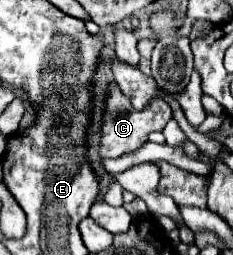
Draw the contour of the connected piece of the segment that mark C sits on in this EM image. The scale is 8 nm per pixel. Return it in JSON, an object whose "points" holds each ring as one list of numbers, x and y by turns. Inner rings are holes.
{"points":[[115,82,109,84,107,88,107,100,105,100,105,110,103,110,103,120,101,120,101,158,121,158,129,152,139,150,147,140,151,132,161,132,165,124,171,120,171,108,163,100,151,100,143,110,135,110,129,102,129,98,117,88]]}

